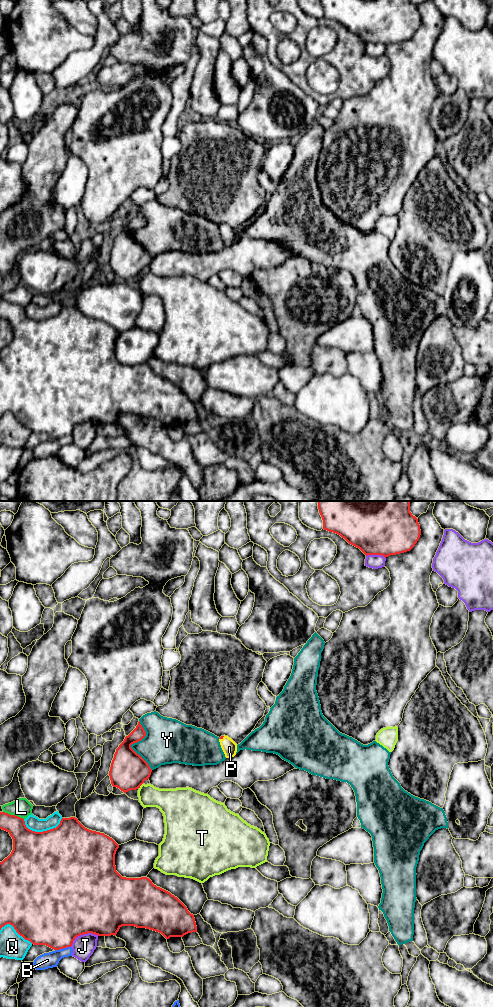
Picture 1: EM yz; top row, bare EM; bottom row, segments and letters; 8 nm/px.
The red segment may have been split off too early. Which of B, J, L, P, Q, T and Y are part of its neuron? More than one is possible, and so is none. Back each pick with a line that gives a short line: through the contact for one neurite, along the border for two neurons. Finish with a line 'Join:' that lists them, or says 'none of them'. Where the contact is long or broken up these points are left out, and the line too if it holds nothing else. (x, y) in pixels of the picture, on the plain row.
P: yz (221, 225), (221, 226), (229, 235)
Join: P

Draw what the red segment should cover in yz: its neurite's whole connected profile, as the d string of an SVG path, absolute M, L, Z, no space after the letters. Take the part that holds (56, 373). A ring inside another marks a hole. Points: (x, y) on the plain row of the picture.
M0 300L0 317L7 319L13 327L13 338L11 342L0 350L0 418L5 413L10 412L25 428L30 429L34 433L46 433L54 438L71 435L75 426L83 422L92 421L98 424L115 424L122 414L150 417L161 421L166 427L170 425L183 425L188 421L197 420L194 403L188 399L187 395L177 385L157 375L147 365L122 365L116 359L115 354L115 342L119 333L104 321L85 316L77 306L62 306L56 316L43 320L35 320L26 315L23 306Z

